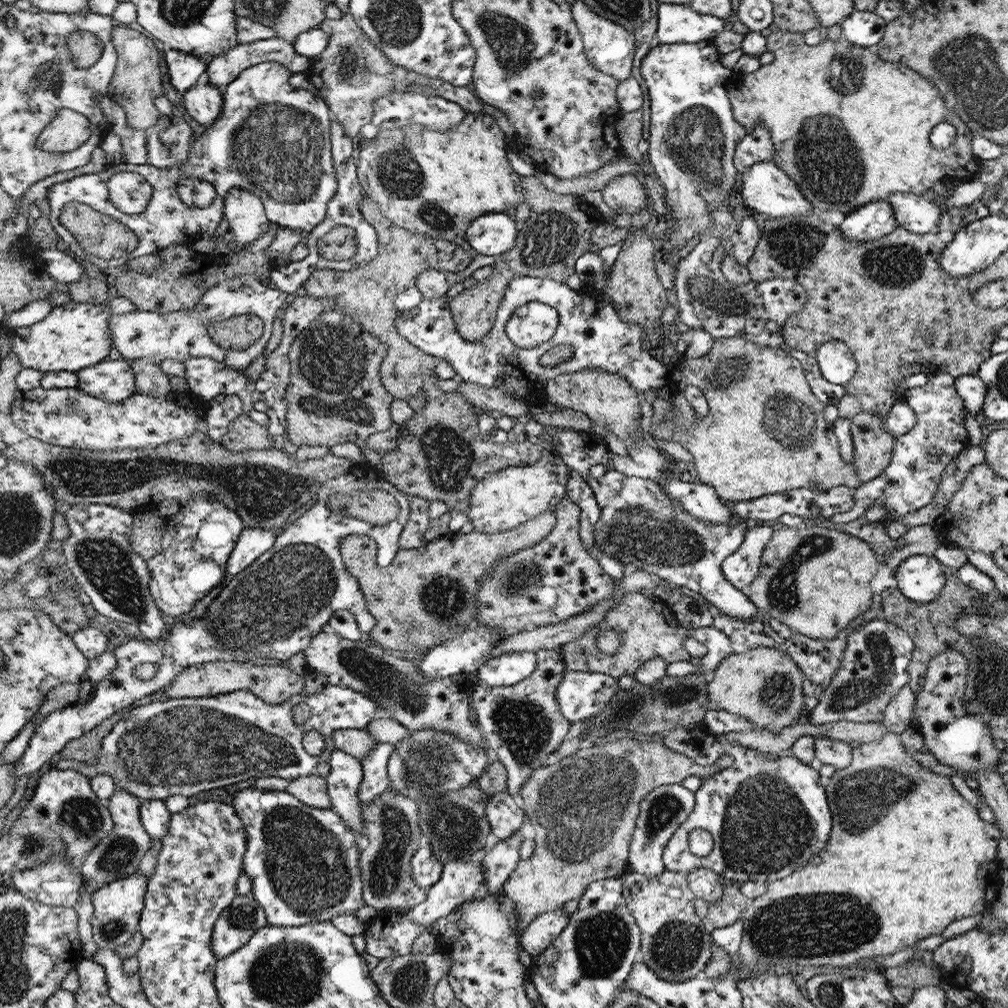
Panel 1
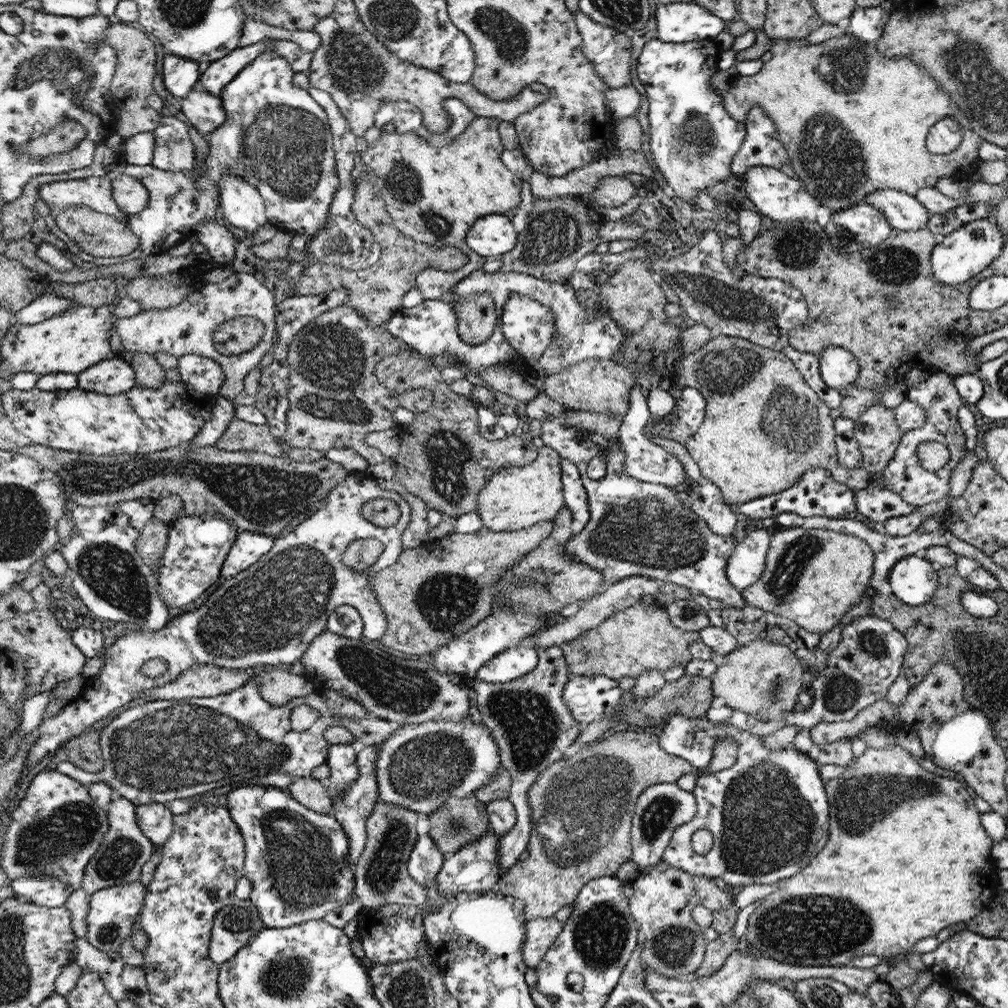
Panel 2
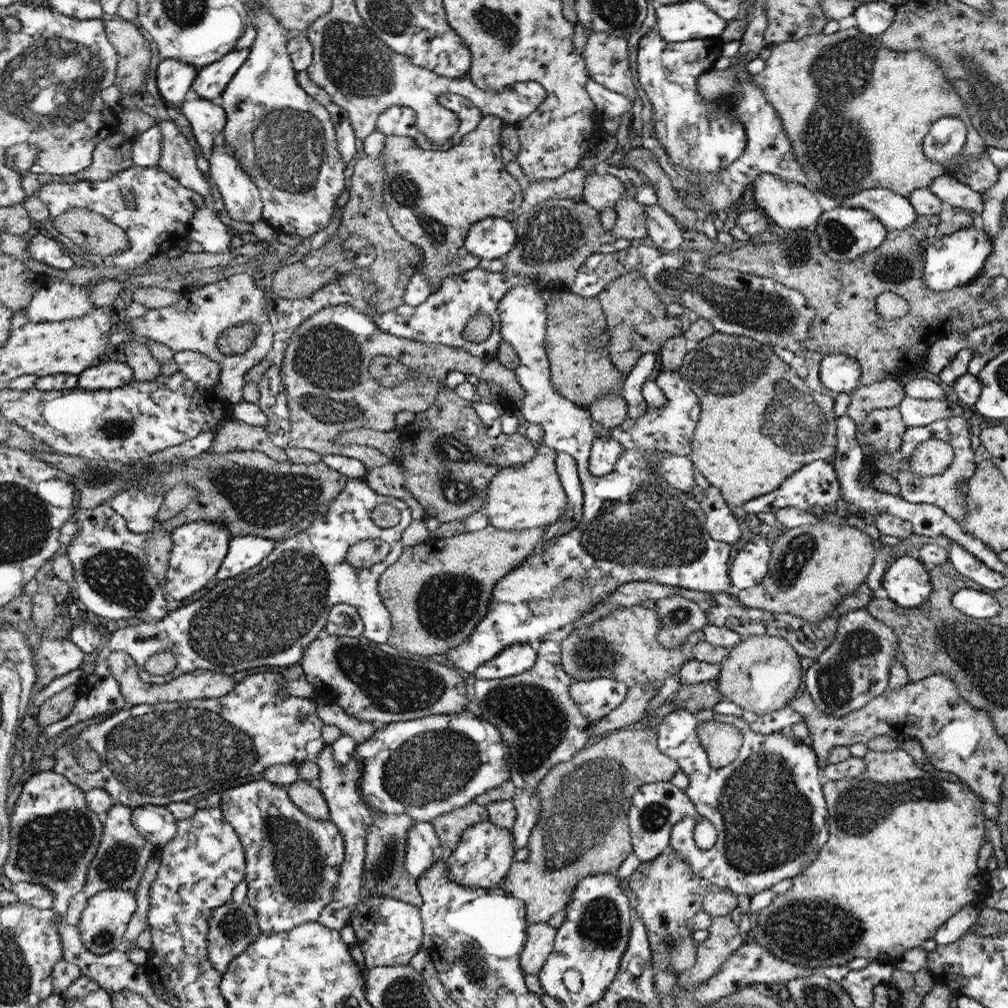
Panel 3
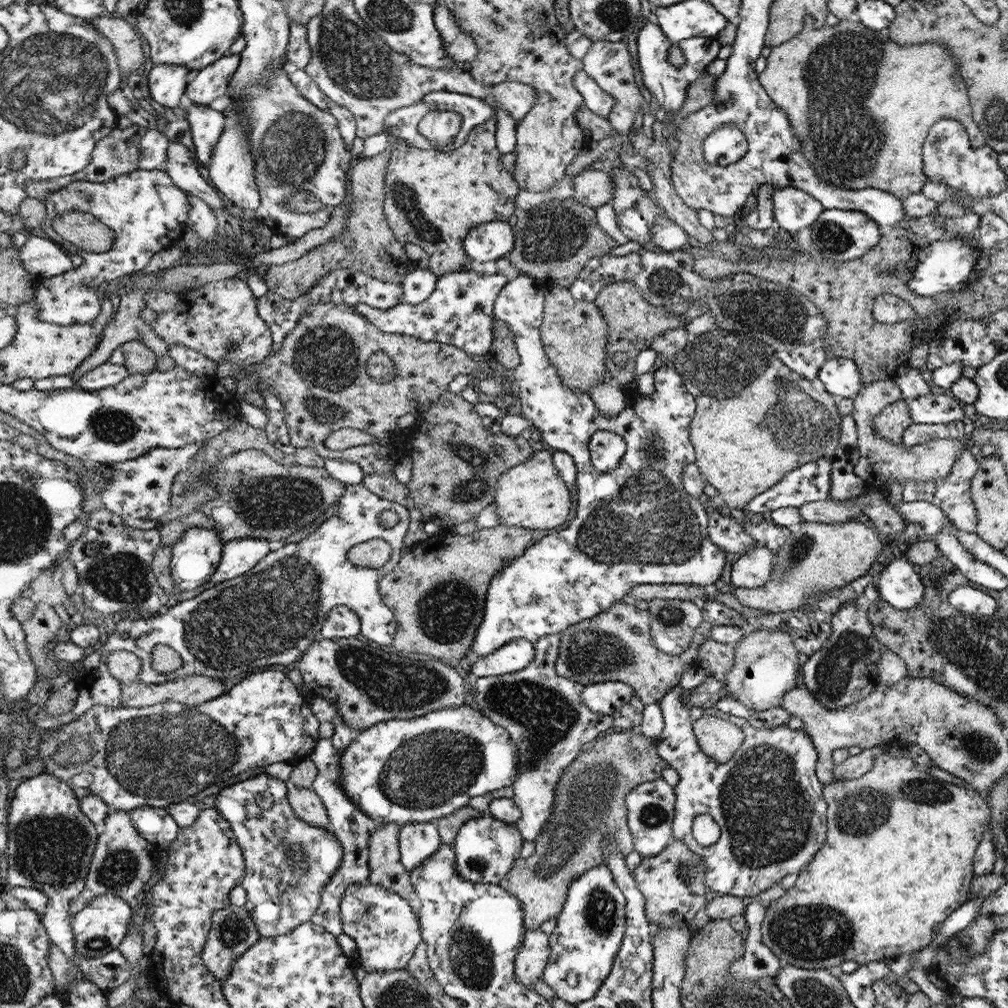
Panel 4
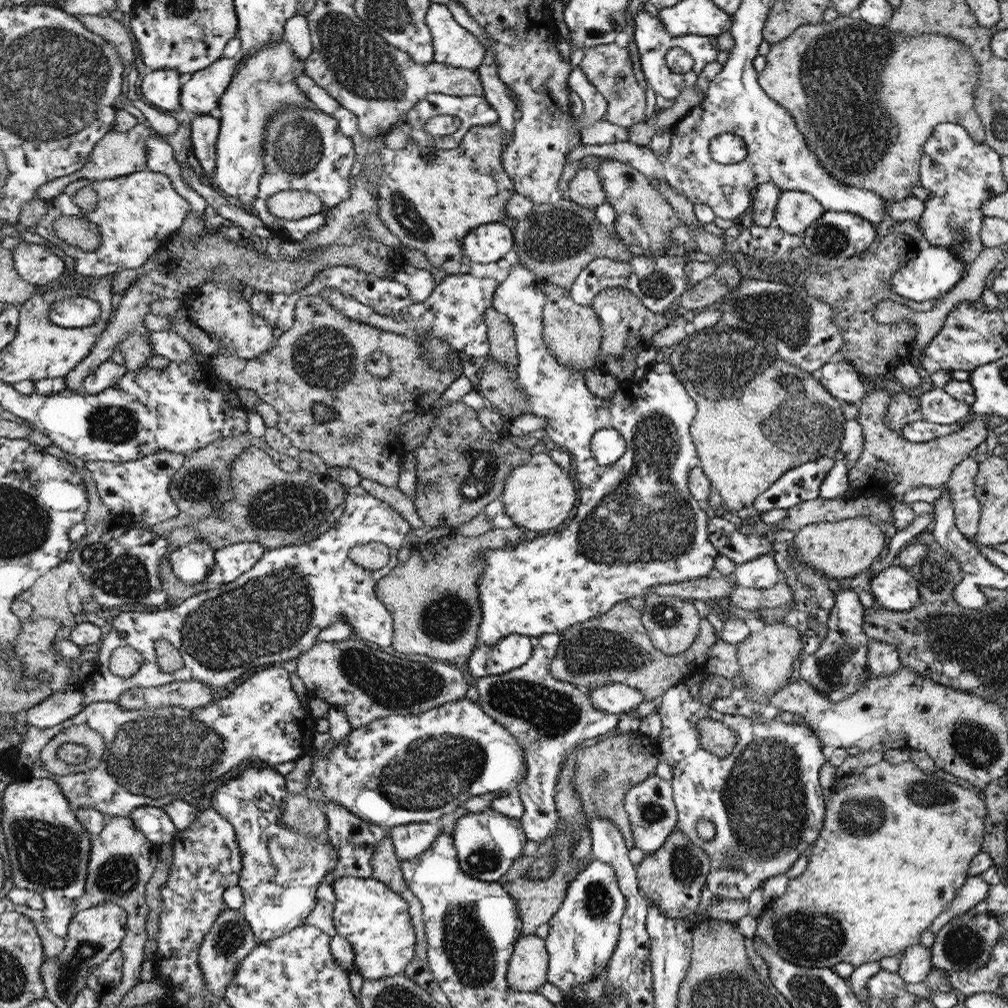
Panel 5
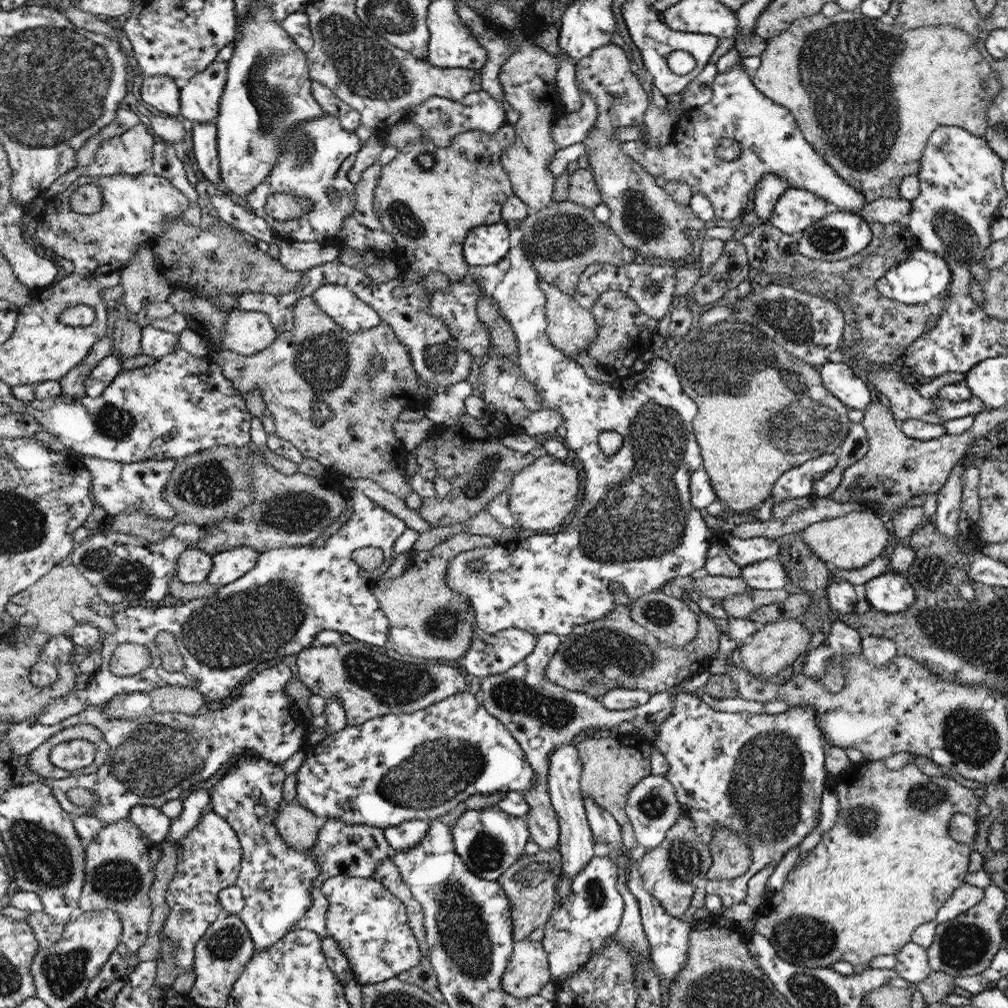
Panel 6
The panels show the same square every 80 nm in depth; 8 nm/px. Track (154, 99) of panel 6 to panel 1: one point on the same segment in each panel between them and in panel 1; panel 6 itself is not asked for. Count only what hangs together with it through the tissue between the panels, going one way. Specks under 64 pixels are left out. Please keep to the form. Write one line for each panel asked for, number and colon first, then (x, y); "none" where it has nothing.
1: (185, 69)
2: (180, 74)
3: (174, 78)
4: (167, 82)
5: (162, 88)

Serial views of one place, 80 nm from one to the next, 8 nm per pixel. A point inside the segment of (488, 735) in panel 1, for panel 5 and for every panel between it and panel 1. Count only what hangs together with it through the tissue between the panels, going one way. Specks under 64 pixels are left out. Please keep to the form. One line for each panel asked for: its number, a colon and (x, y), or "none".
2: (532, 724)
3: (543, 727)
4: (544, 713)
5: (550, 718)

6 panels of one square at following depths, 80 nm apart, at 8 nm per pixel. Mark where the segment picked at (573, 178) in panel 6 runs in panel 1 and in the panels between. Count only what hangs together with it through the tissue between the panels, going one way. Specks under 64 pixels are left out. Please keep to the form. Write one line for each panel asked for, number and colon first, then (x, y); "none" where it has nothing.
1: (624, 194)
2: (612, 191)
3: (601, 189)
4: (591, 187)
5: (585, 188)

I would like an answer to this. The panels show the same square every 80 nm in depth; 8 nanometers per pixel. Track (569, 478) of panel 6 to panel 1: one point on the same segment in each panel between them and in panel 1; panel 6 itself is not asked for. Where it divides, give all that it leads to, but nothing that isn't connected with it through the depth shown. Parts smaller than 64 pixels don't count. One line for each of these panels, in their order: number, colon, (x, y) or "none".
1: (506, 499)
2: (515, 498)
3: (530, 495)
4: (534, 495)
5: (538, 496)

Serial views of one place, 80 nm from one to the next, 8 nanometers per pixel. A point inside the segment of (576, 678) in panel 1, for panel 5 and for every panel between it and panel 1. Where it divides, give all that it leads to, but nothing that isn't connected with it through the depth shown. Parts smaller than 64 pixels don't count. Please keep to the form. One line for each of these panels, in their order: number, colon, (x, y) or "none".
2: (589, 697)
3: (596, 698)
4: (605, 698)
5: (615, 698)

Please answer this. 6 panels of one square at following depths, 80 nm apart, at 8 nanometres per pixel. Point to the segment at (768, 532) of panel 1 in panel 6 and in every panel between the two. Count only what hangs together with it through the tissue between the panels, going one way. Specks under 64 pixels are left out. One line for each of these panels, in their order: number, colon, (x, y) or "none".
2: (745, 567)
3: (750, 566)
4: (752, 570)
5: (762, 572)
6: (769, 574)

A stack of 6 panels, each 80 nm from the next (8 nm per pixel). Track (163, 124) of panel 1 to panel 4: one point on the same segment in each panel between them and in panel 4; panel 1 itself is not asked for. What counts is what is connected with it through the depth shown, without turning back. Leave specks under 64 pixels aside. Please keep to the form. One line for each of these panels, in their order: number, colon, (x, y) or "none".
2: (174, 151)
3: (179, 158)
4: (181, 165)

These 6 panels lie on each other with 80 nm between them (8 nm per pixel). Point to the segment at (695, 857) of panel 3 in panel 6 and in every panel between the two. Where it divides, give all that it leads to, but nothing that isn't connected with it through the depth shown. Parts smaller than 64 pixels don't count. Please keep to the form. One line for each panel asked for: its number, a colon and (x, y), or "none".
4: (766, 799)
5: (764, 799)
6: (762, 776)

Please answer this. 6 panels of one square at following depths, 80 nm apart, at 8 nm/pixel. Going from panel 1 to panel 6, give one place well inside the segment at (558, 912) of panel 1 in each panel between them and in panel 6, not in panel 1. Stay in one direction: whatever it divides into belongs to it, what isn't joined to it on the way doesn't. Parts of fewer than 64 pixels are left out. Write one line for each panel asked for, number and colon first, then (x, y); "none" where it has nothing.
2: (541, 932)
3: (540, 936)
4: (534, 955)
5: (529, 964)
6: (529, 969)

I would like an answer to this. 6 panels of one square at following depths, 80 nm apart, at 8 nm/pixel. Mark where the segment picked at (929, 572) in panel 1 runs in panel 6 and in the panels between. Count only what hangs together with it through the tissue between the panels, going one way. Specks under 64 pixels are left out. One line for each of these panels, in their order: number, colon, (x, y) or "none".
2: (915, 581)
3: (907, 581)
4: (900, 585)
5: (894, 588)
6: (890, 593)

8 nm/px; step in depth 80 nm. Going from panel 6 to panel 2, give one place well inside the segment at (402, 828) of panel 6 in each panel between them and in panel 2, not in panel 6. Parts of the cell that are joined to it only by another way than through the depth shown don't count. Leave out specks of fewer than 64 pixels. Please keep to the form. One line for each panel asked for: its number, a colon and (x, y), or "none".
2: (426, 860)
3: (424, 849)
4: (418, 841)
5: (410, 840)

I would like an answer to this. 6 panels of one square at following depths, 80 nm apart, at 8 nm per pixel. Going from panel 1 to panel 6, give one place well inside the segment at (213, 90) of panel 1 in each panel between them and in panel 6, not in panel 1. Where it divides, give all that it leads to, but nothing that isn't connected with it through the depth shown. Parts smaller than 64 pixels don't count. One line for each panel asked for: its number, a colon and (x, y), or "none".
2: (205, 111)
3: (207, 120)
4: (207, 125)
5: (205, 129)
6: (204, 136)

